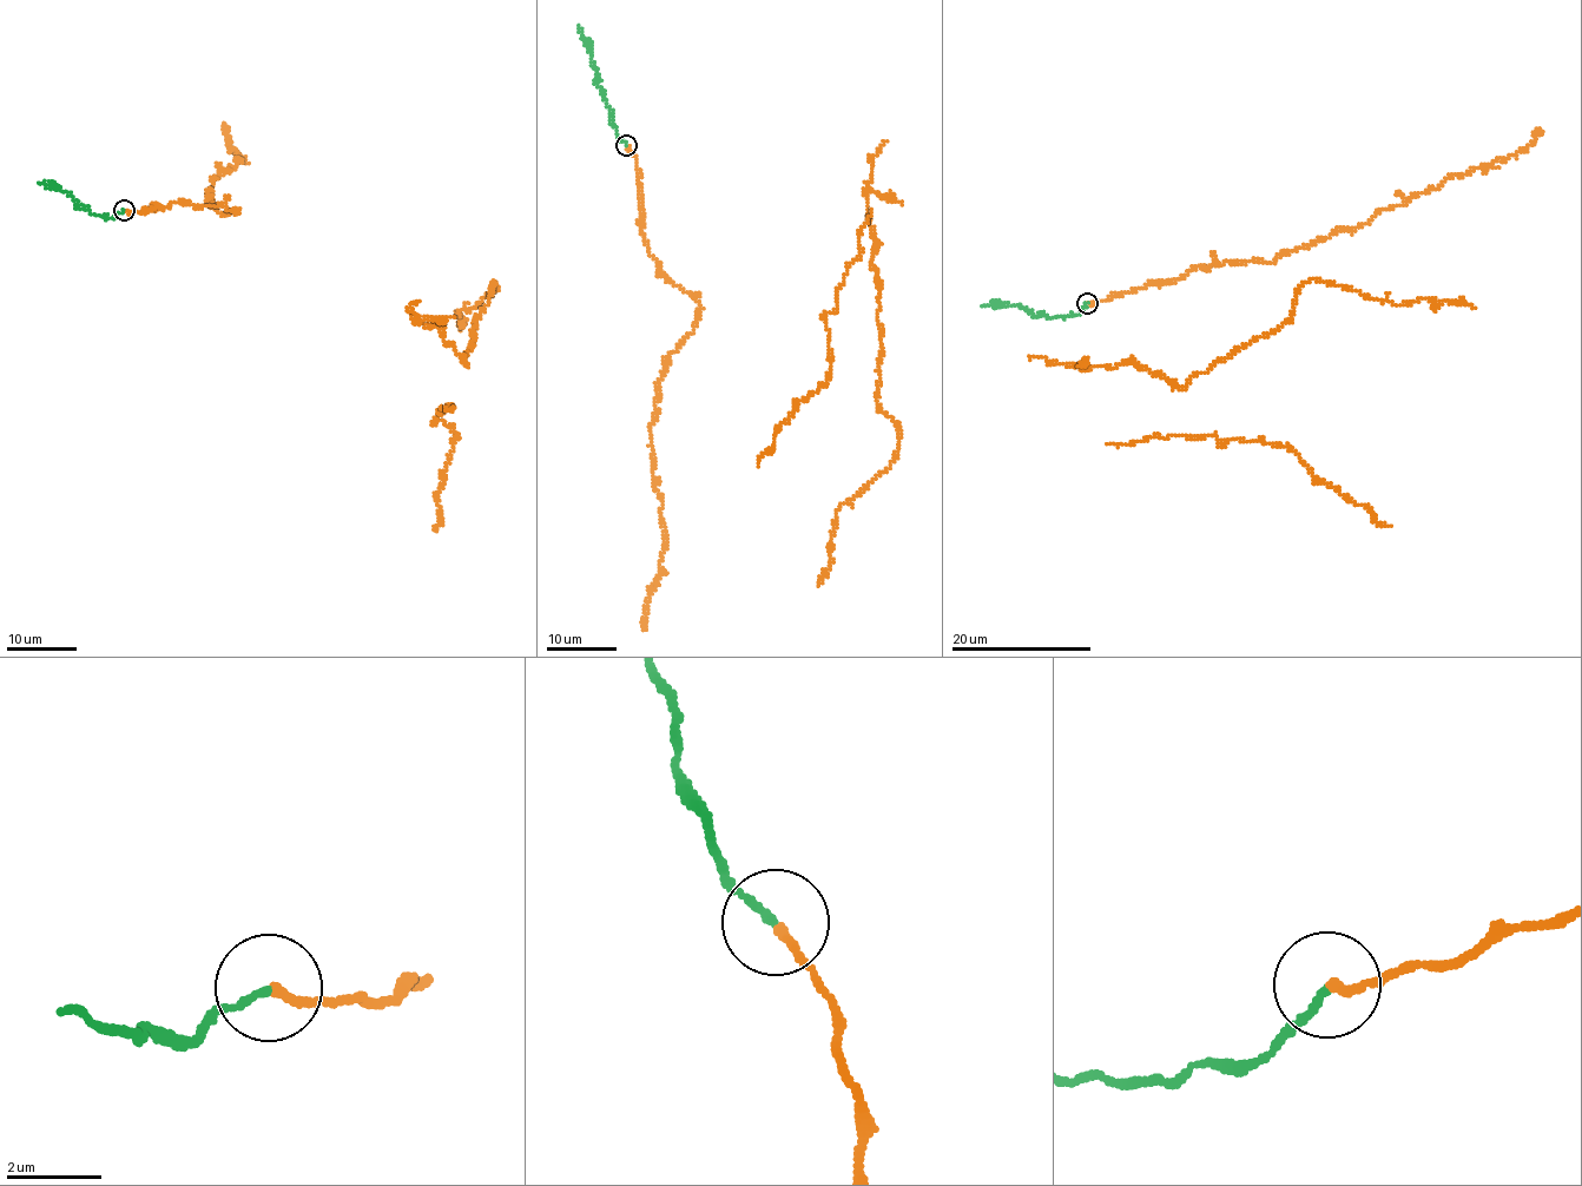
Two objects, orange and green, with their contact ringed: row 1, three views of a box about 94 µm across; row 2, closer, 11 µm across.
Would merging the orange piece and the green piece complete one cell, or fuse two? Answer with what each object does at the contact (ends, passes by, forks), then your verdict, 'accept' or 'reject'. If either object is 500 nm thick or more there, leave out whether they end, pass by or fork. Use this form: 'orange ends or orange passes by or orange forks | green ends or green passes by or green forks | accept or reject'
orange ends | green ends | accept

